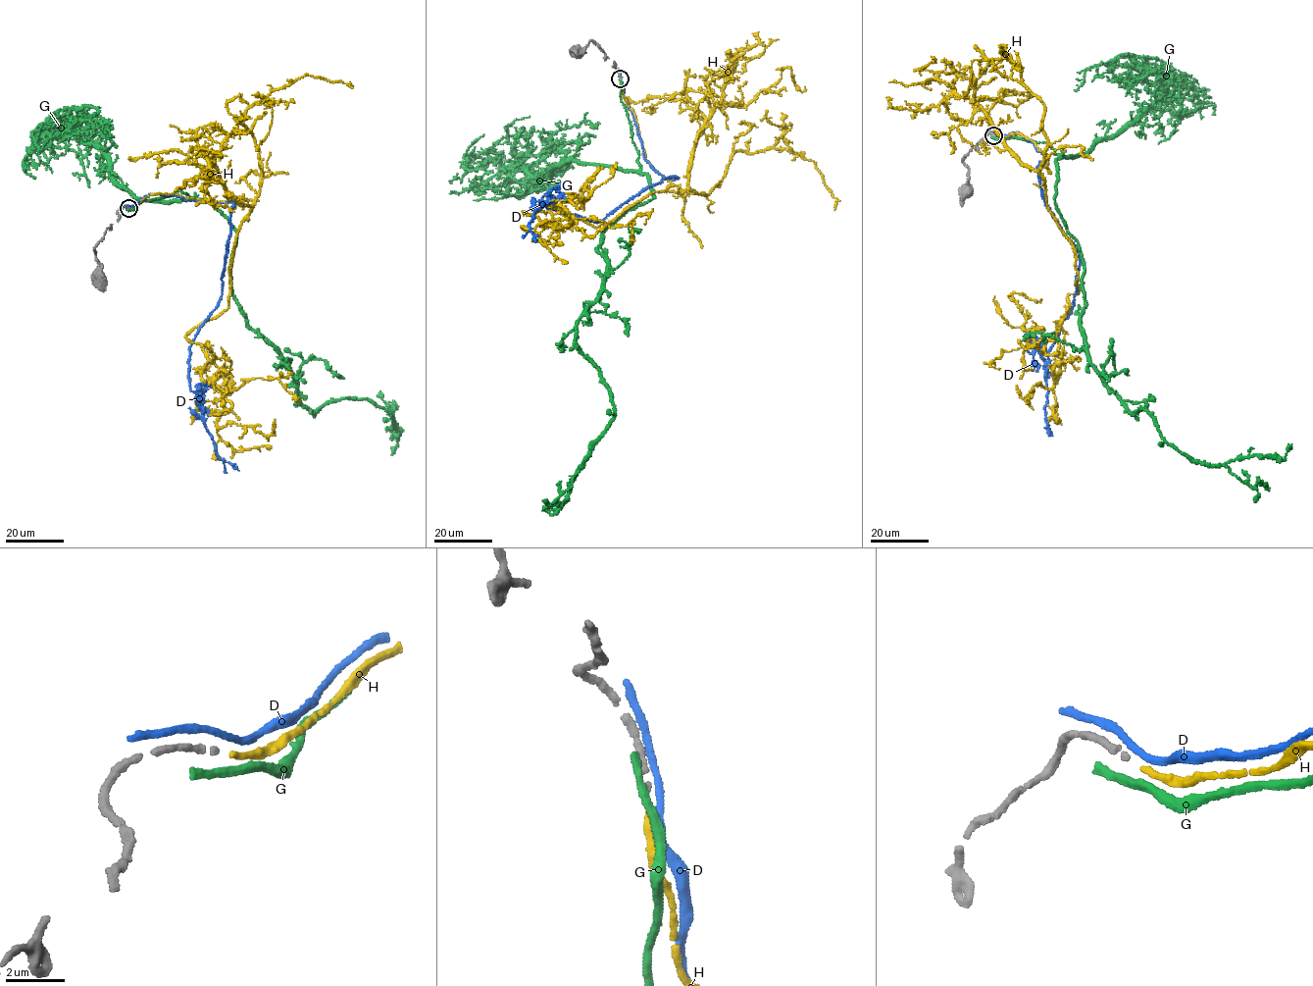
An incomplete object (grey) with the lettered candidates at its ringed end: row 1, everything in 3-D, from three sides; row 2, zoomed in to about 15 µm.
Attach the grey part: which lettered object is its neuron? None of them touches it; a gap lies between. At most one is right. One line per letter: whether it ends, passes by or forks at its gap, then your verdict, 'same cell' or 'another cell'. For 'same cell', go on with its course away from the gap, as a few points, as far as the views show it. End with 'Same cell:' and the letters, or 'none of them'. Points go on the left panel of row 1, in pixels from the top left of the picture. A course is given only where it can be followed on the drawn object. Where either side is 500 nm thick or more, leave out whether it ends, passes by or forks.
D: it passes by; another cell
G: it passes by; another cell
H: it ends there; same cell; it runs (129, 207), (254, 200), (227, 308), (185, 335), (205, 383), (231, 390), (218, 427), (270, 435), (275, 419)
Same cell: H

